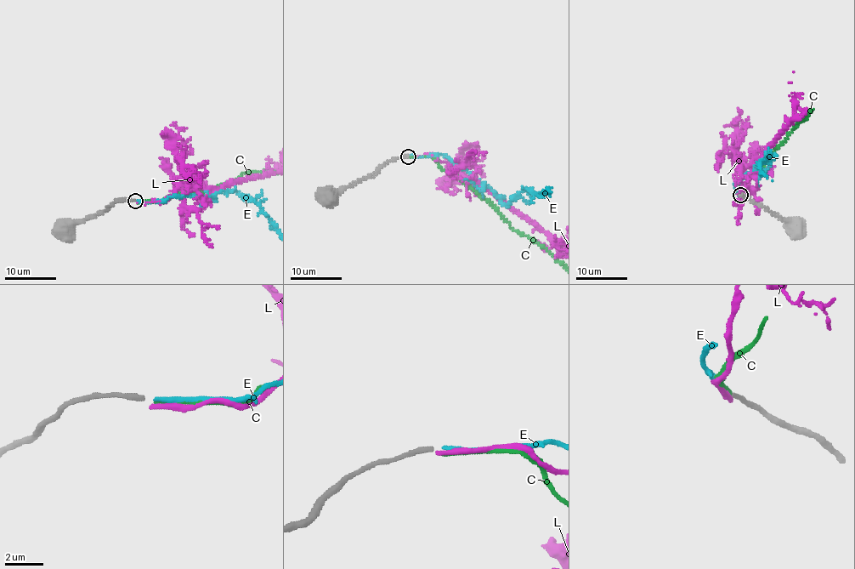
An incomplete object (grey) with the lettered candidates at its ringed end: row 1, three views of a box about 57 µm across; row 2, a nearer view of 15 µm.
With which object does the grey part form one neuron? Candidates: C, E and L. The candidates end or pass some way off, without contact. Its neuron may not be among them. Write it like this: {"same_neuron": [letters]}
{"same_neuron": ["C"]}

